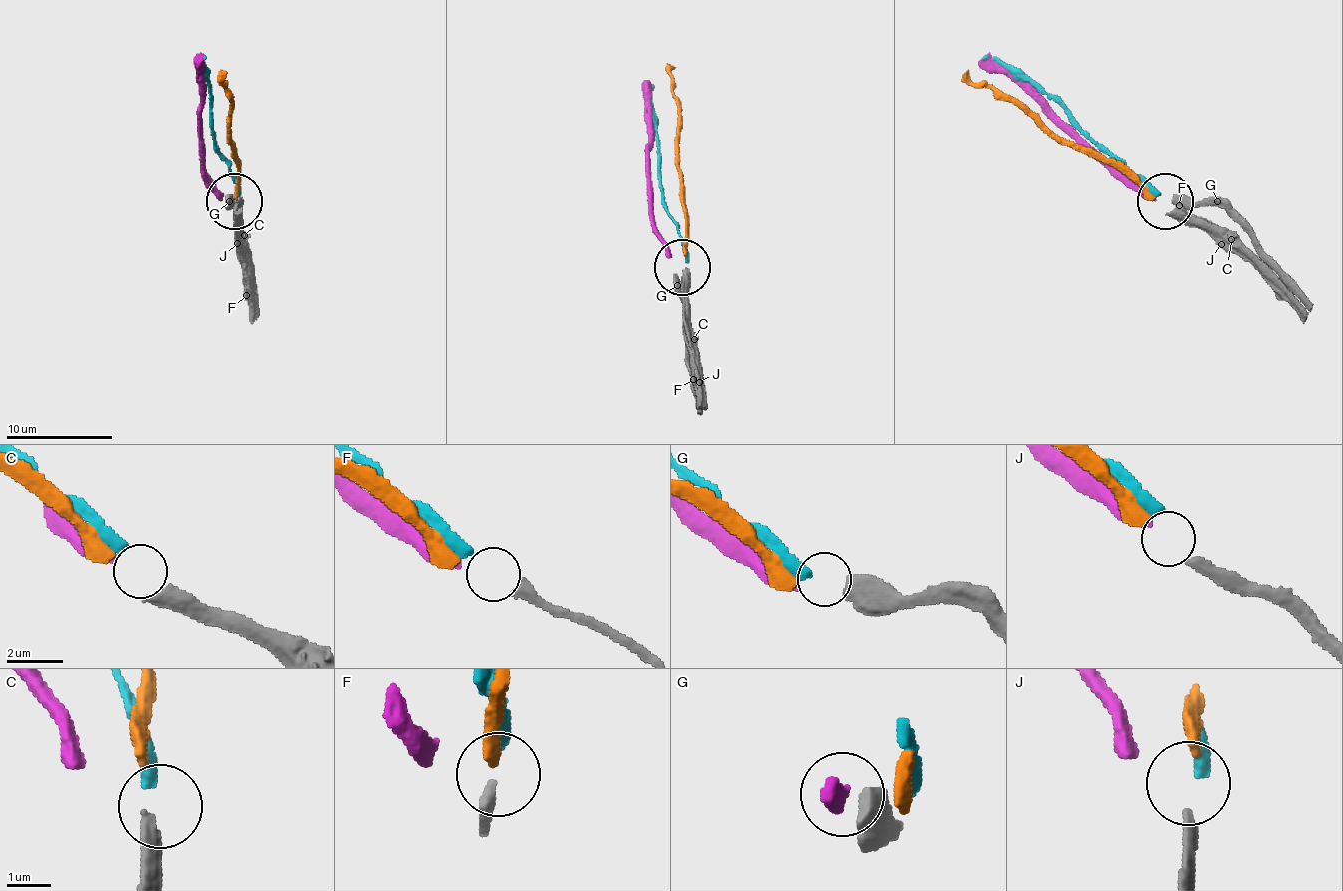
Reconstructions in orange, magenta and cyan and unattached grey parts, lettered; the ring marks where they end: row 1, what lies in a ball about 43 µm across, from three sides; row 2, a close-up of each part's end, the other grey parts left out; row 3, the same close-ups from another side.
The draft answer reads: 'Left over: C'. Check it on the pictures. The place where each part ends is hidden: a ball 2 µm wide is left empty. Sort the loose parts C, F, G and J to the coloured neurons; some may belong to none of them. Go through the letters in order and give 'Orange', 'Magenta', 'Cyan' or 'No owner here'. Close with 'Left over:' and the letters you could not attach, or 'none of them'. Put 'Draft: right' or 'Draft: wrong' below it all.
C: No owner here
F: Cyan
G: Magenta
J: Orange
Left over: C
Draft: right

